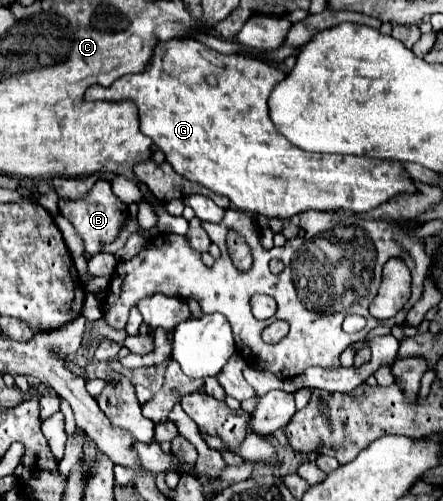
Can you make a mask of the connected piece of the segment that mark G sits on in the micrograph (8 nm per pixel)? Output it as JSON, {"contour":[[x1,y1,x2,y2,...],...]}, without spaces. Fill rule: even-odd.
{"contour":[[170,39,156,43,142,73,124,75,110,87,92,85,86,91,84,101,134,101,140,115,140,131,150,137,158,149,162,149,174,171,188,181,196,181,210,191,228,197,240,211,284,219,304,213,306,209,350,209,354,213,364,213,388,201,396,193,416,189,400,163,358,155,306,153,286,141,286,137,282,137,270,121,266,105,270,91,280,79,284,79,284,73,262,59,222,55,196,39],[208,77,218,79,216,87,210,87]]}

